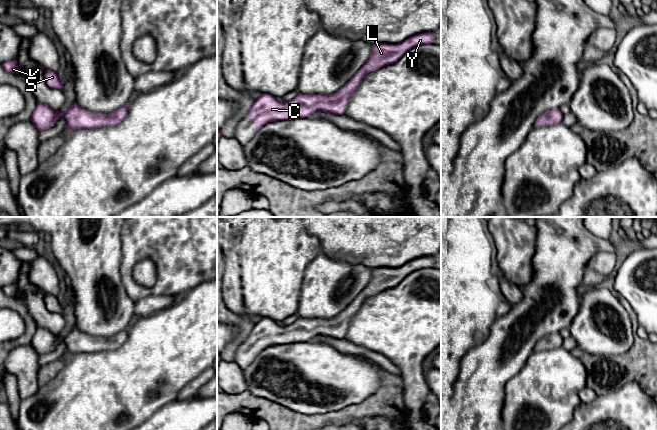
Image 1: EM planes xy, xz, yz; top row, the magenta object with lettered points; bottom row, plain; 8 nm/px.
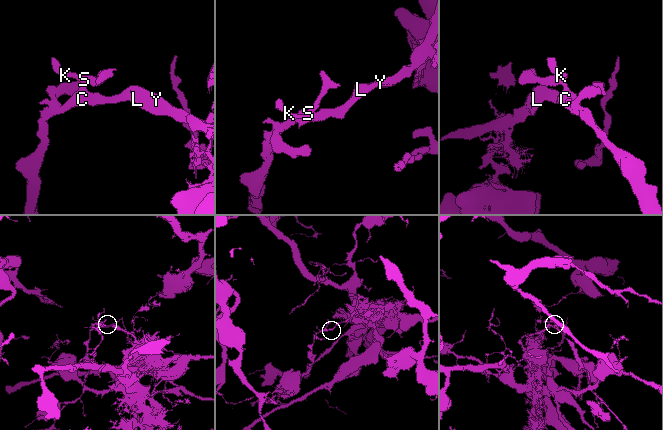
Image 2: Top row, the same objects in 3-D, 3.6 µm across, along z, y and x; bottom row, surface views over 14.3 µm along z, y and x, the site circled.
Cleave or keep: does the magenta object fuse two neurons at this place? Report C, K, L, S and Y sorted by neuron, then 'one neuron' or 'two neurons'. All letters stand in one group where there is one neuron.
C K L S Y | one neuron

